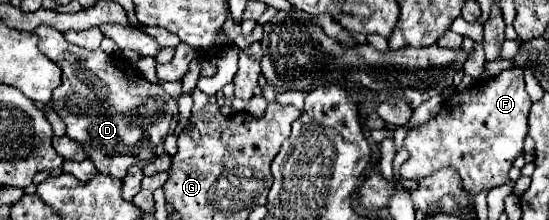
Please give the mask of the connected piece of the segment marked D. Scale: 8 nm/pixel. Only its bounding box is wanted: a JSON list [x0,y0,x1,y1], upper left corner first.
[36,26,178,180]

